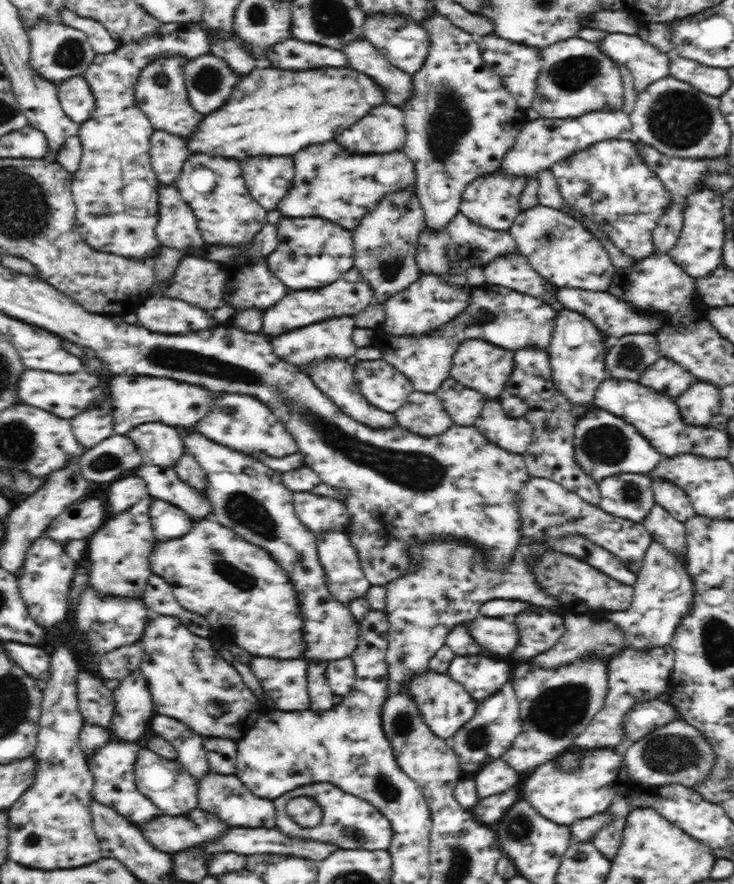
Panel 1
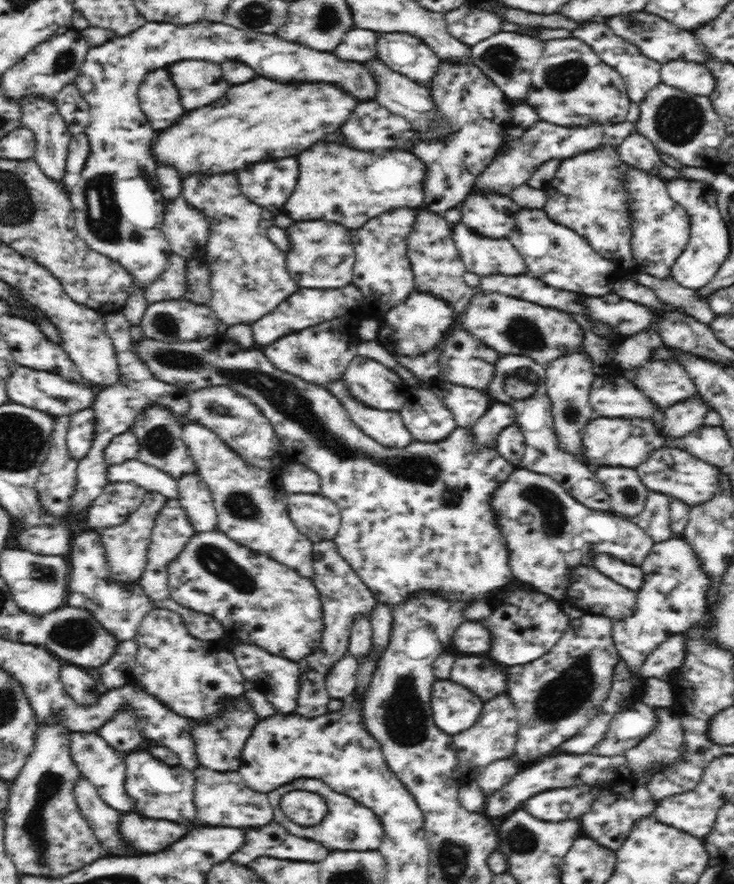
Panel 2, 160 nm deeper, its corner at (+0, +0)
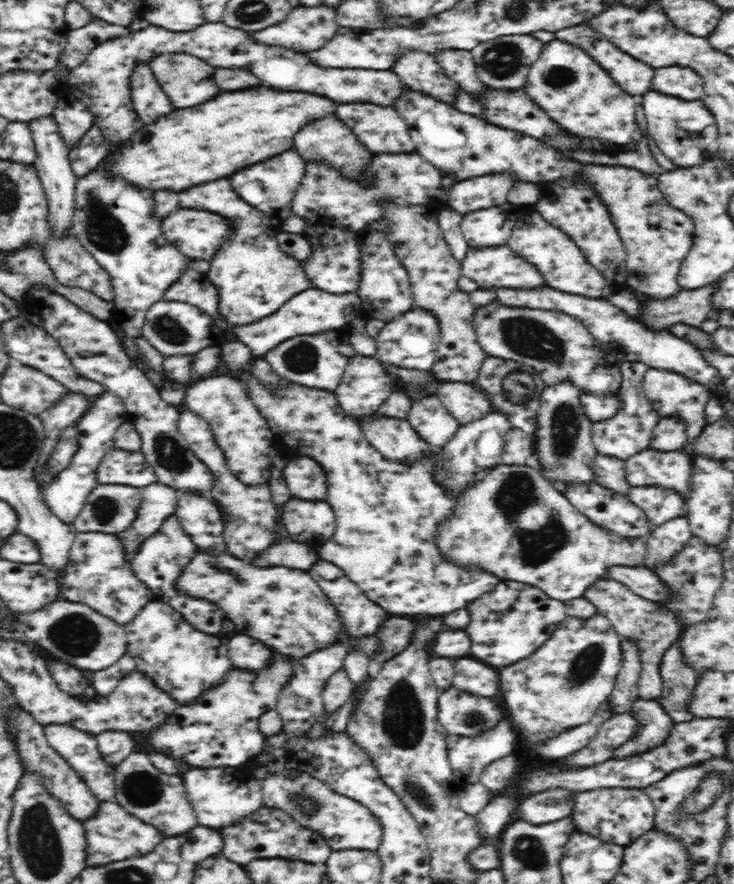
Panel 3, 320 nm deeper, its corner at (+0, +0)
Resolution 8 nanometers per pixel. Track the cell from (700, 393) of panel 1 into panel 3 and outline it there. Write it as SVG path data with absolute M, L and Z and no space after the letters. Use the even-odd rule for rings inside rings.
M661 417L654 427L649 448L660 452L681 450L686 439L685 422L681 418Z

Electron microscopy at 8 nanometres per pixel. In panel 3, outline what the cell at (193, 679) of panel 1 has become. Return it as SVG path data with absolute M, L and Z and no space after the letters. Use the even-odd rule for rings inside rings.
M150 602L138 612L128 626L127 654L135 660L138 671L150 674L150 679L179 705L193 703L209 688L215 687L225 677L233 662L226 654L227 636L212 636L192 628L182 614L164 602Z

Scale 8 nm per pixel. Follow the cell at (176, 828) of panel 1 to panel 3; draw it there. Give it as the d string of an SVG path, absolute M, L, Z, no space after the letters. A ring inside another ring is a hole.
M100 801L96 815L83 820L82 823L86 833L86 867L102 866L148 854L166 838L157 828L128 814L114 801Z

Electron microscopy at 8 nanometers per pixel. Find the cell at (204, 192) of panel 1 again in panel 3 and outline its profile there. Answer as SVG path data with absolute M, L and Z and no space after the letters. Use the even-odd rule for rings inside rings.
M222 178L216 182L206 182L202 186L180 192L178 196L182 208L210 210L234 222L234 234L228 236L226 243L212 258L212 268L208 272L208 278L220 294L218 313L224 314L223 318L229 326L244 326L260 321L280 309L292 296L312 287L299 260L282 254L278 248L278 232L274 232L270 216L266 218L264 212L238 198L228 180Z

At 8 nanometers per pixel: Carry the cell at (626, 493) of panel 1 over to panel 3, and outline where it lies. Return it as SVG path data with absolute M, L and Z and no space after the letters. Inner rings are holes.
M597 453L594 459L594 479L596 482L615 493L624 495L630 488L625 479L624 461Z

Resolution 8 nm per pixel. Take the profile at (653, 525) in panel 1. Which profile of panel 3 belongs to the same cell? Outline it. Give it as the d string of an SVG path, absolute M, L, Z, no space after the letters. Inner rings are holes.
M660 486L630 487L625 496L640 507L650 525L662 525L680 515L686 516L684 497L678 491Z

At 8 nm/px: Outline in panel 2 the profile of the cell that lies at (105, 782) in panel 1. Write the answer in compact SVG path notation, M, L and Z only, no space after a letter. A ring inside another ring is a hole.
M72 731L72 734L70 734L70 757L76 763L76 767L78 767L78 771L82 773L82 776L96 787L102 801L118 812L136 814L134 799L125 791L125 756L128 755L128 753L120 753L112 749L96 733Z

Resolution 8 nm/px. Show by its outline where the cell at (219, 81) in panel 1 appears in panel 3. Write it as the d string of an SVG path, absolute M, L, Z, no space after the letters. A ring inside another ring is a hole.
M174 52L174 54L154 56L148 63L158 84L162 86L162 90L168 94L168 98L172 100L172 104L176 108L188 108L188 106L206 102L206 100L214 98L220 92L216 88L216 84L212 80L208 80L208 76L214 72L214 68L206 64L206 61L201 58L184 52Z

